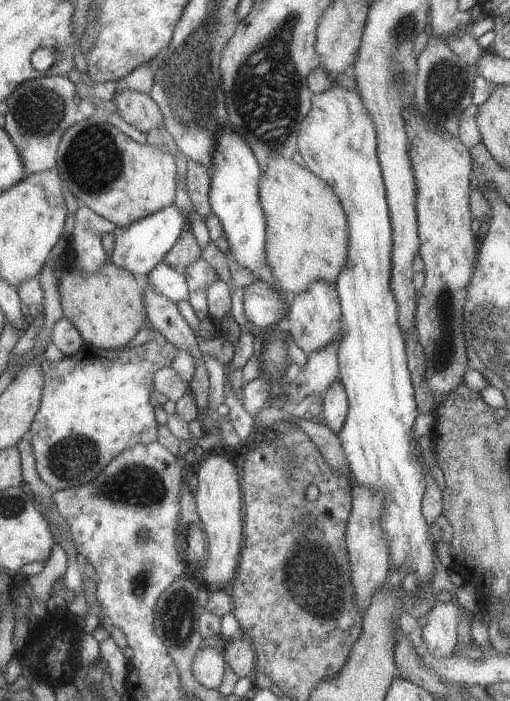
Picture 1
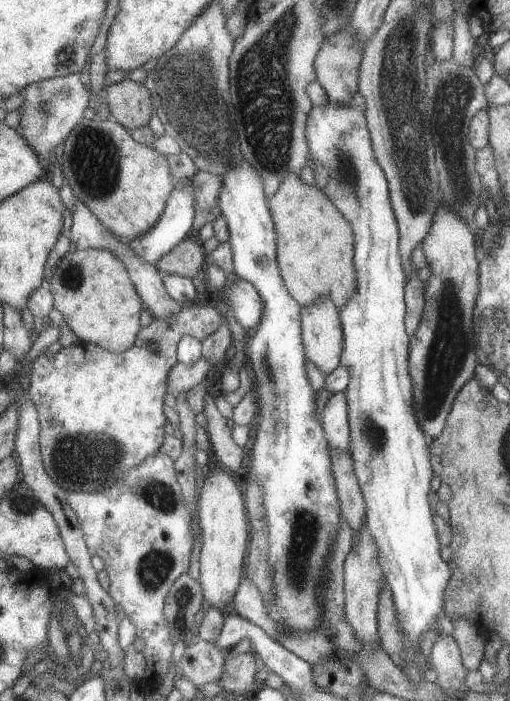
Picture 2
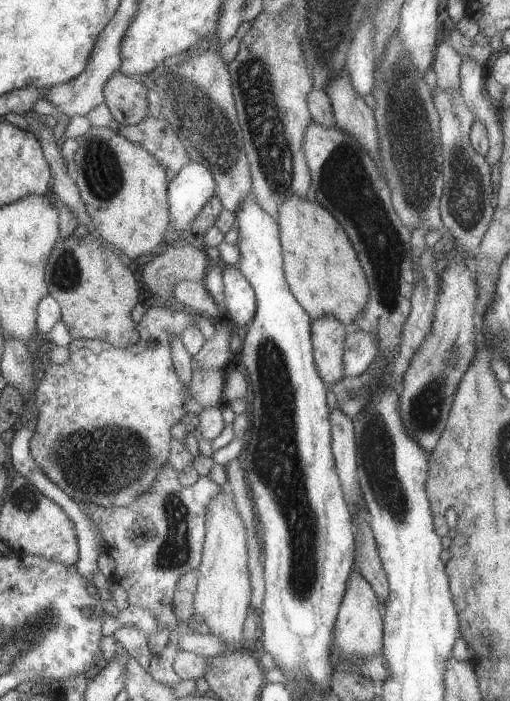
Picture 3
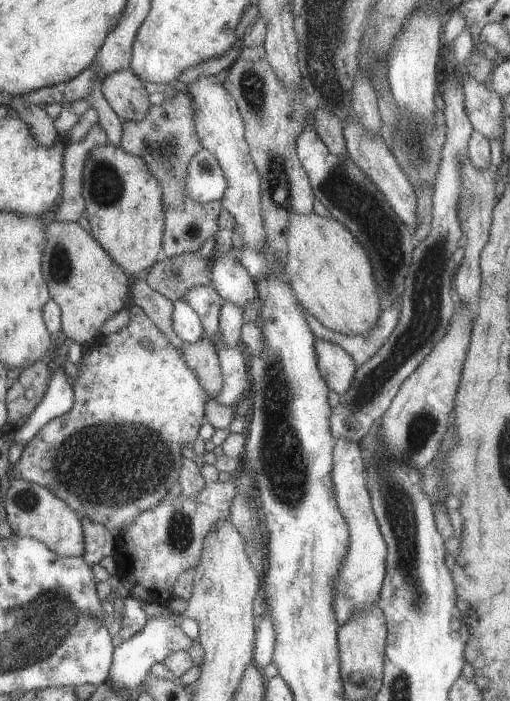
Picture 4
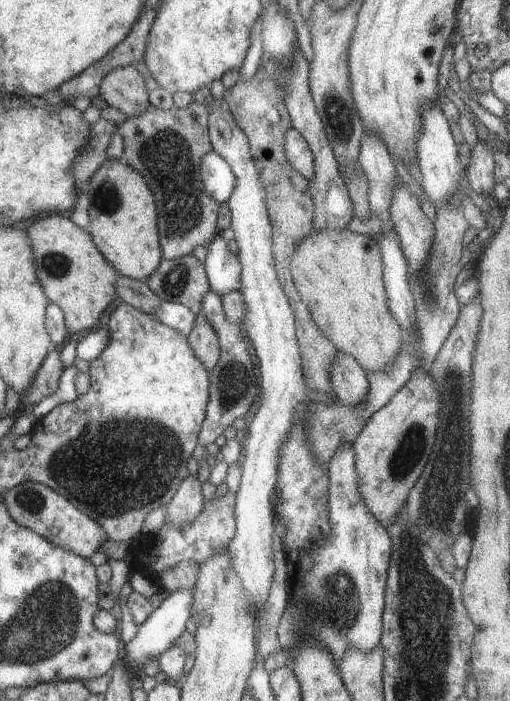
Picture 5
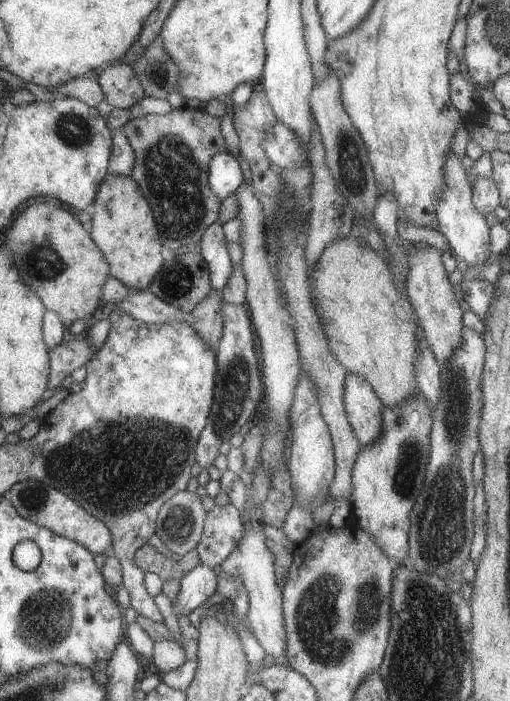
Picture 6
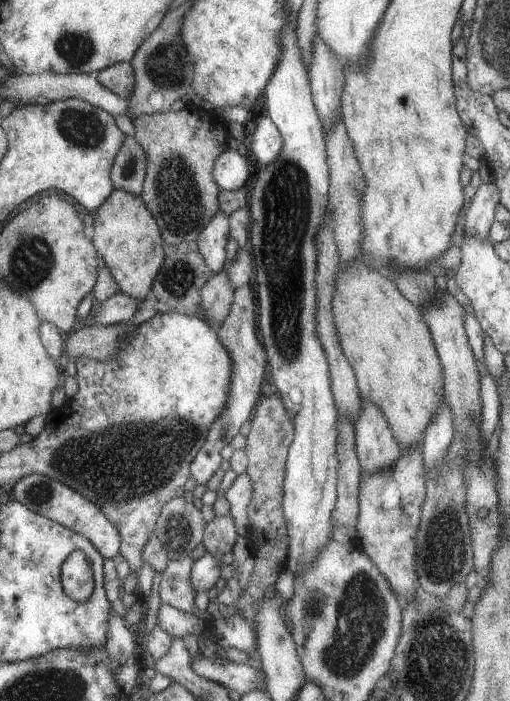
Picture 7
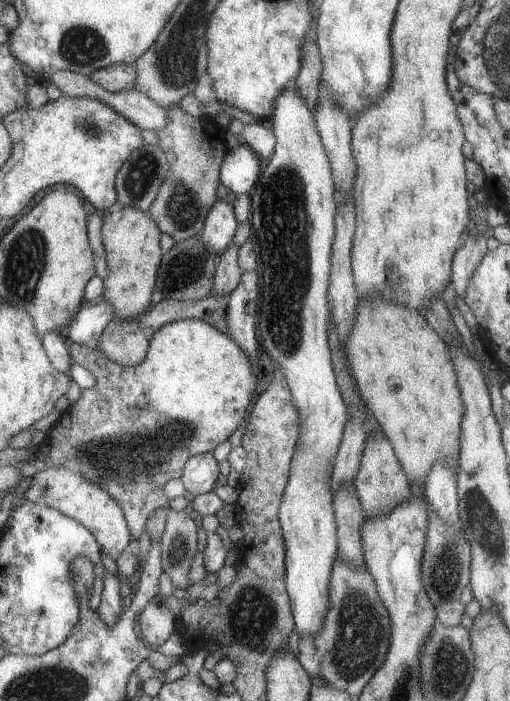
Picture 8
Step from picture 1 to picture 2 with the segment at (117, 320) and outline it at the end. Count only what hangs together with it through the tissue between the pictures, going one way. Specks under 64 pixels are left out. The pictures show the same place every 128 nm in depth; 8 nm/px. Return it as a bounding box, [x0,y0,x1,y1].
[44,248,143,354]

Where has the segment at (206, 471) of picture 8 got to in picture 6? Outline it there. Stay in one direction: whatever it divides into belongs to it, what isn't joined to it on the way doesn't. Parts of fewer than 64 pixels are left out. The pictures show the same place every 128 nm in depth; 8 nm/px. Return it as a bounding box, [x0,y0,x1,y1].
[194,301,262,468]

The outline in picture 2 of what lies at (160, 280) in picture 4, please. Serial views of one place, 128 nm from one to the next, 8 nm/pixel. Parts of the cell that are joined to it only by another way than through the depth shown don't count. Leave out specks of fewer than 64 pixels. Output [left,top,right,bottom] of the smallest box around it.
[155,236,204,278]

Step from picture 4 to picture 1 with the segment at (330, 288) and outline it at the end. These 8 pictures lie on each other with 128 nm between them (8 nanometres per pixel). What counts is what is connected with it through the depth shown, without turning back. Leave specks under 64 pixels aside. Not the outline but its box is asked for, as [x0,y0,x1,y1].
[257,153,348,296]

